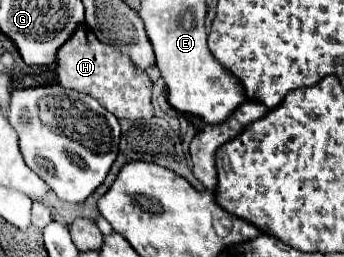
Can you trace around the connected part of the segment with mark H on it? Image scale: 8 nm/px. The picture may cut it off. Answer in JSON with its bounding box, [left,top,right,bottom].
[57,25,151,119]

